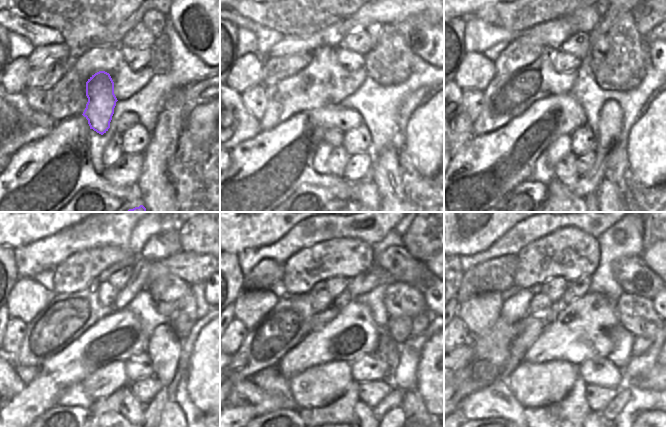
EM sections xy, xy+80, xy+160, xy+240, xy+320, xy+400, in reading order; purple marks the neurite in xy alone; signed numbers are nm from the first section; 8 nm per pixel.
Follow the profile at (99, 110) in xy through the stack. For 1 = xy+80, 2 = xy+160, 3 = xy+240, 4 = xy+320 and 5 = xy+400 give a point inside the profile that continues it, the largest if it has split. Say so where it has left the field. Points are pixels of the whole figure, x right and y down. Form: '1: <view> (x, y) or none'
1: xy+80 (335, 137)
2: xy+160 (562, 146)
3: xy+240 (105, 381)
4: xy+320 (318, 386)
5: xy+400 (533, 384)

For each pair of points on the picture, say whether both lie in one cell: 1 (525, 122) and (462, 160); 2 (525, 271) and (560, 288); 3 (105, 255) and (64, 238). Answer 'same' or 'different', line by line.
1: same
2: different
3: different

